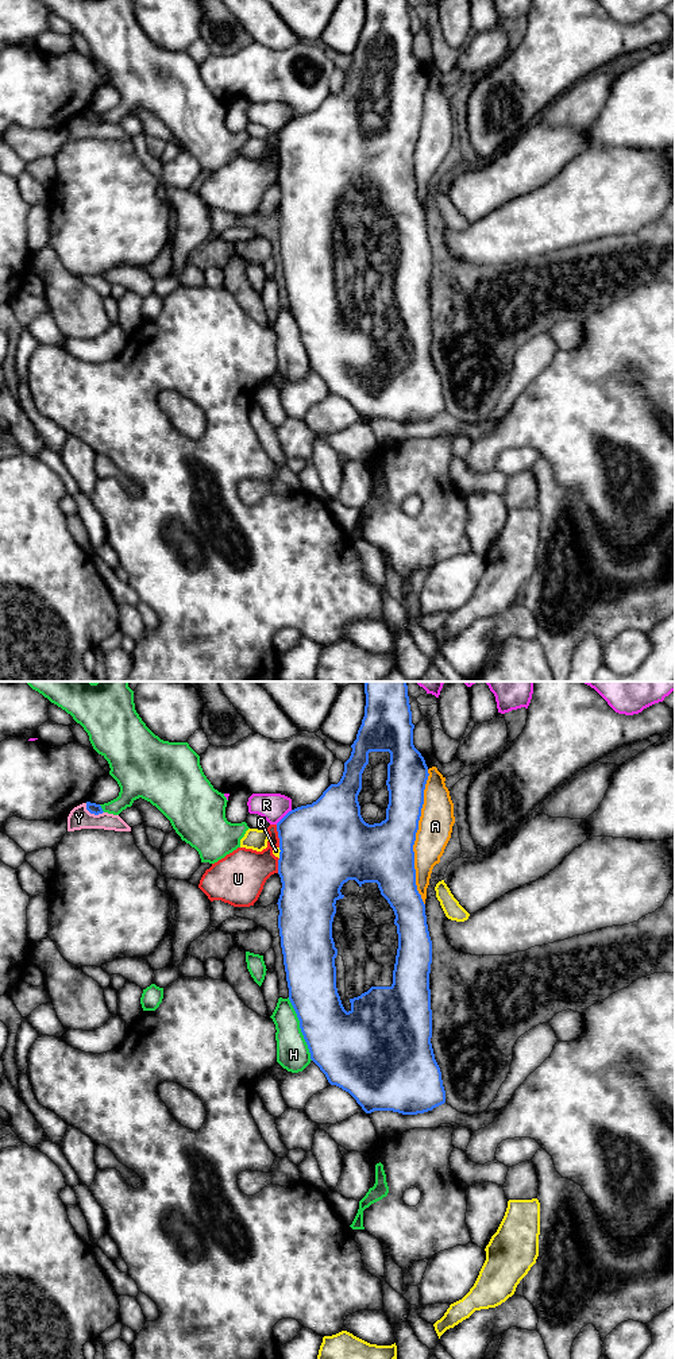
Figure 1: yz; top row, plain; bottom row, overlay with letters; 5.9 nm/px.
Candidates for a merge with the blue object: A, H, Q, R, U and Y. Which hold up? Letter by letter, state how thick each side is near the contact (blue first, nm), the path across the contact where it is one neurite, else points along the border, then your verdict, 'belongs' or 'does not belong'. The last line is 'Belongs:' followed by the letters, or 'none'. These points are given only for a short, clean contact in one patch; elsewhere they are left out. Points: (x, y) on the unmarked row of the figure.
A: calibres 360 and 200 nm; does not belong
H: calibres 380 and 190 nm; does not belong
Q: calibres 480 and 50 nm; does not belong
R: calibres 460 and 170 nm; does not belong
U: calibres 480 and 220 nm; does not belong
Y: calibres 70 and 130 nm; does not belong
Belongs: none

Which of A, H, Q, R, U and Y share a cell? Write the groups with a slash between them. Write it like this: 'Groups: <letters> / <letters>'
Groups: A / H / Q / R / U / Y

